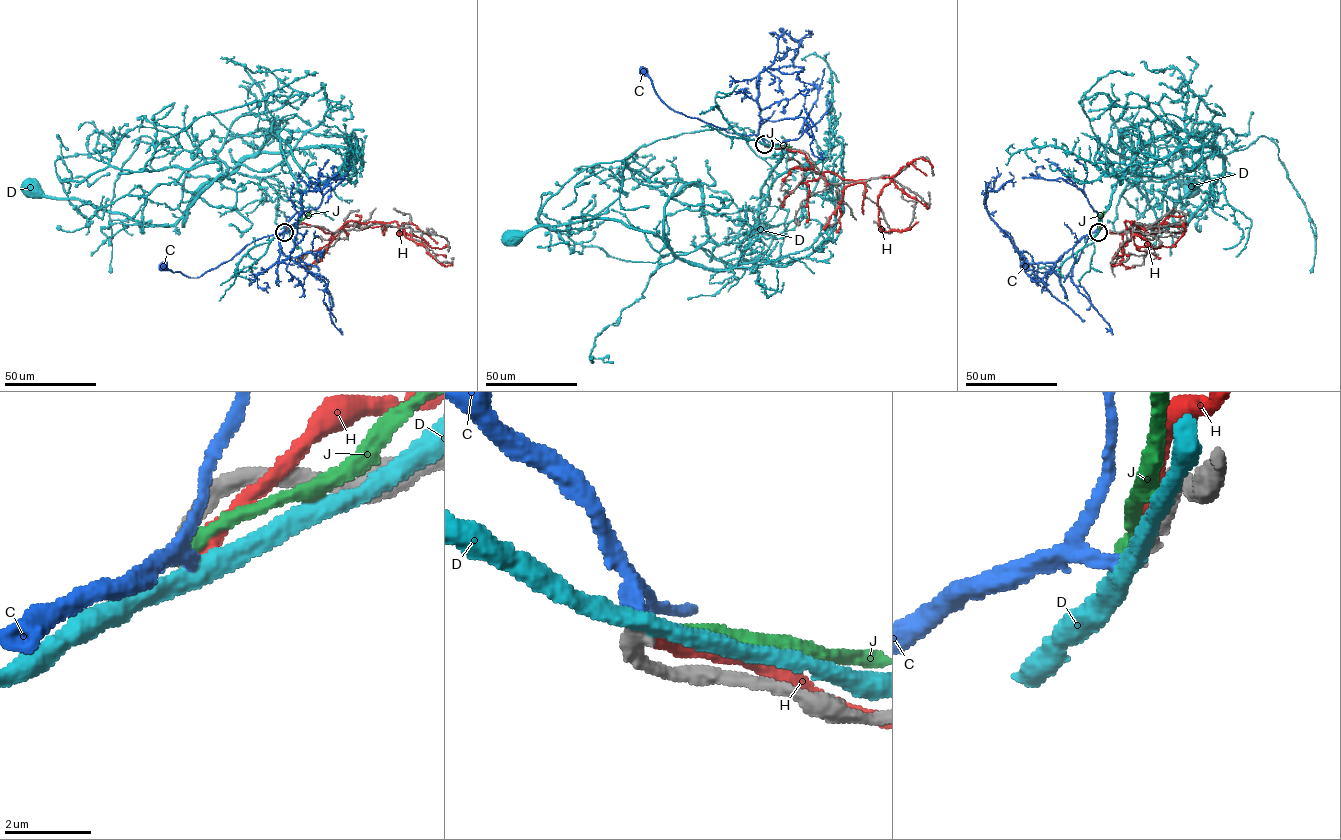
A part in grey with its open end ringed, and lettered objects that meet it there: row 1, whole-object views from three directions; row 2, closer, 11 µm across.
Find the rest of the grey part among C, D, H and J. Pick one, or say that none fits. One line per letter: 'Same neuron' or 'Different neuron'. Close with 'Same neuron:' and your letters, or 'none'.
C: Same neuron
D: Different neuron
H: Different neuron
J: Different neuron
Same neuron: C

